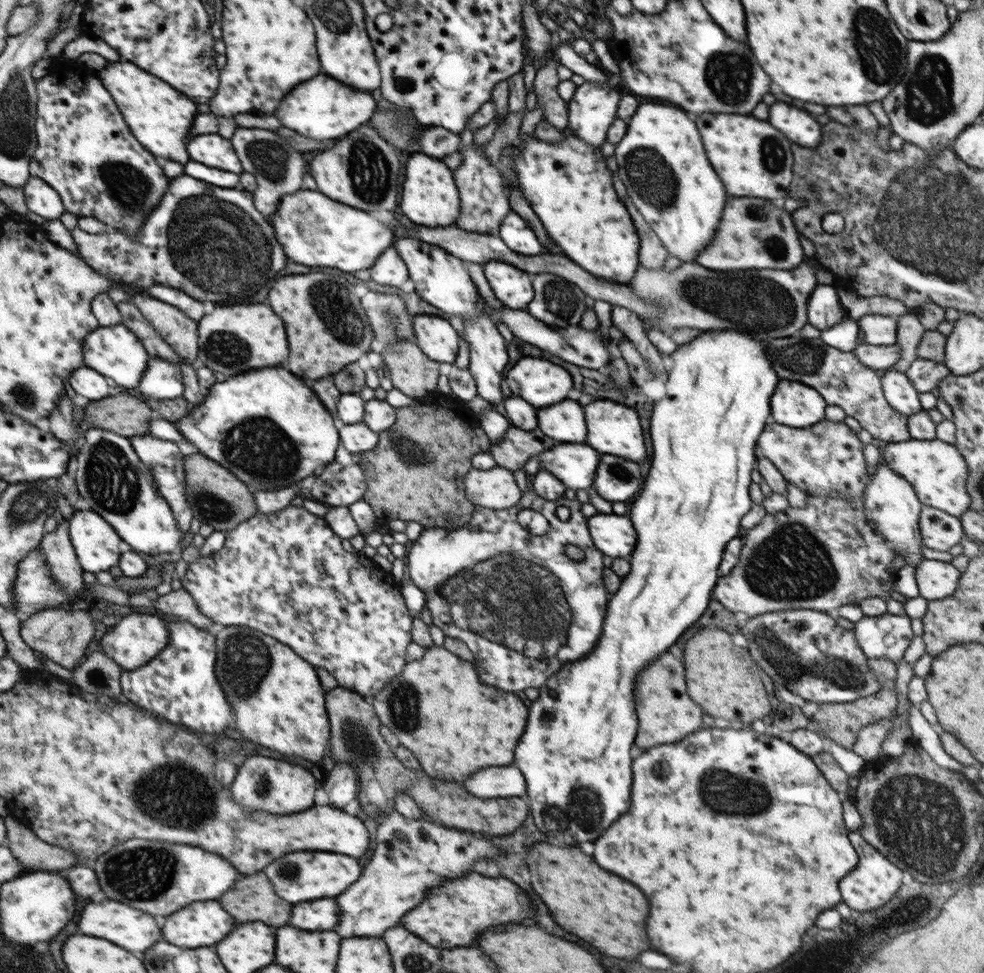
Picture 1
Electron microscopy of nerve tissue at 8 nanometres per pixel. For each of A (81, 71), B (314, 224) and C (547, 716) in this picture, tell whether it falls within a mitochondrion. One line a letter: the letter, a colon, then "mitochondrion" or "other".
A: other
B: other
C: other

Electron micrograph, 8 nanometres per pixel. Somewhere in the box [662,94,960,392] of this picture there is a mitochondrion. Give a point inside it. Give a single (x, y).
(773, 310)

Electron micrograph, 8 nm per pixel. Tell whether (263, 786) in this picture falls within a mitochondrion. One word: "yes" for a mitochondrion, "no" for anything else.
yes

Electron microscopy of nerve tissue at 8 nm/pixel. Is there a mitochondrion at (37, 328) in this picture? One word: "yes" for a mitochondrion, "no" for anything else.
no

